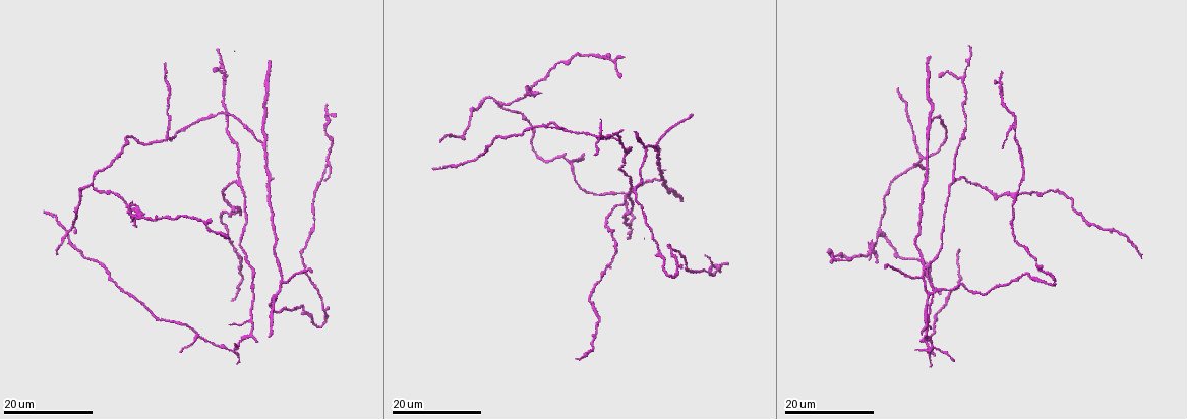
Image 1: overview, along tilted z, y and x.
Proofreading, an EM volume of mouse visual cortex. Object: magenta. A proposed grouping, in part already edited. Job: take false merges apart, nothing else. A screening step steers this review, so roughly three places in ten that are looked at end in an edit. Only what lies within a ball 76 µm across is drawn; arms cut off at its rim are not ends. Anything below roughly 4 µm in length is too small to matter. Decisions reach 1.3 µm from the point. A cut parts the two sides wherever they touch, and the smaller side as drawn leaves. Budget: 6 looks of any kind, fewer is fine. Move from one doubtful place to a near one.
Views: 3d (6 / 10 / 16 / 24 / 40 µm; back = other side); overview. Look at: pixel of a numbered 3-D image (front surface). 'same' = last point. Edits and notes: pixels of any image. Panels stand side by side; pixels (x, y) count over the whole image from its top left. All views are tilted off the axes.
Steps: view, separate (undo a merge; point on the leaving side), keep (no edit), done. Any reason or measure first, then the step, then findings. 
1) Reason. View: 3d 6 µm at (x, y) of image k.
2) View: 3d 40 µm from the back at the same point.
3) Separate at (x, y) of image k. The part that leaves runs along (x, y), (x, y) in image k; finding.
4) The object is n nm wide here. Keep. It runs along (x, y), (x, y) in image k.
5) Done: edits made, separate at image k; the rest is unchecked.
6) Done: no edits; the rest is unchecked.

Four-way junction. View: 3d 24 µm at (1010, 127) of image 1.

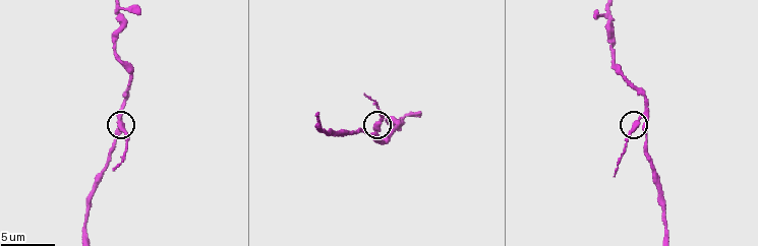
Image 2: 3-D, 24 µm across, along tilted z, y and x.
View: 3d 6 µm at (117, 122) of image 2.

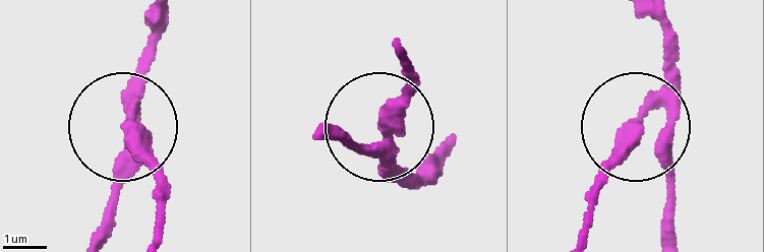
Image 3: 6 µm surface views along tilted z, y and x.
The side arm is 6 µm long. Keep. It runs along (671, 236), (668, 168), (636, 130), (586, 196) in image 3; all the same cell.

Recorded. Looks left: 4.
A fork. View: 3d 16 µm at (961, 79) of image 1.

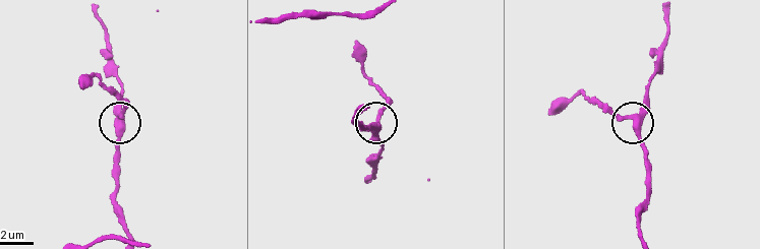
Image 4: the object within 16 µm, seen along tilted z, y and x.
View: 3d 10 µm at (635, 116) of image 4.

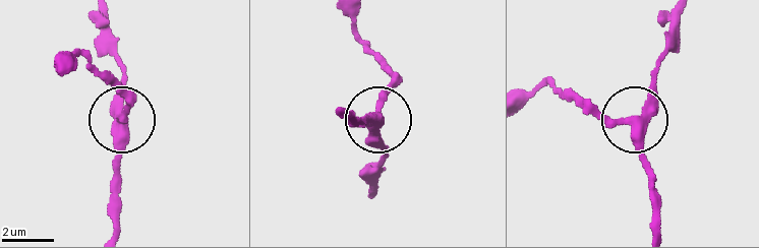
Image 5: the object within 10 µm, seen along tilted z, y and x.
Other side. View: 3d 10 µm from the back at (634, 119) of image 5.

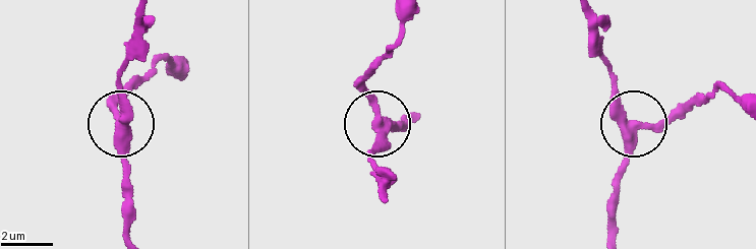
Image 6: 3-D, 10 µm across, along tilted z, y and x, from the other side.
The side arm is 7 µm long. Keep. It runs along (407, 117), (396, 131), (386, 125), (365, 86), (364, 70) in image 6; continuous, no second cell.

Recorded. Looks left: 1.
Done: no edits; the rest is unchecked.

